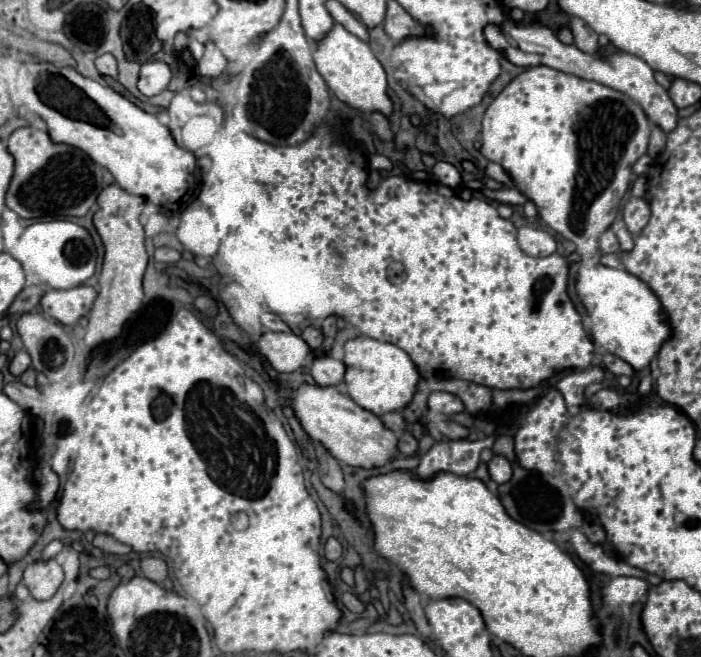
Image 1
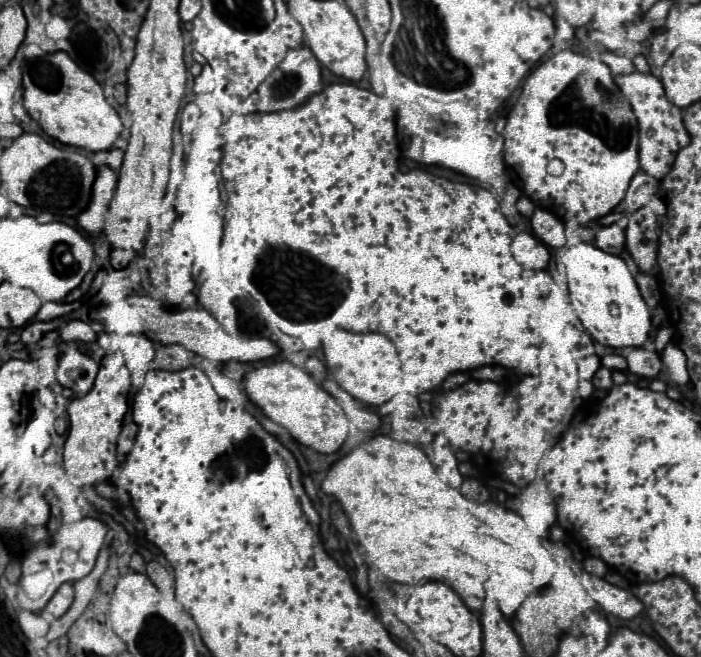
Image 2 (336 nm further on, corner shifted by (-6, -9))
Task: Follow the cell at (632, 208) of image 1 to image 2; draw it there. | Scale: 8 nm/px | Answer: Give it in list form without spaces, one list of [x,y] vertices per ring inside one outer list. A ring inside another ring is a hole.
[[[646,206],[630,214],[626,228],[626,248],[642,272],[650,270],[656,264],[658,218]]]

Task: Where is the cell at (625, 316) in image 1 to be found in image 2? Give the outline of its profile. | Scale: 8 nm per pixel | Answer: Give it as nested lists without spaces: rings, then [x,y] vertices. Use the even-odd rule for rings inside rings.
[[[578,244],[566,250],[564,264],[570,286],[570,302],[586,332],[590,332],[590,336],[602,346],[642,348],[652,332],[652,314],[640,296],[626,262],[592,244]]]

